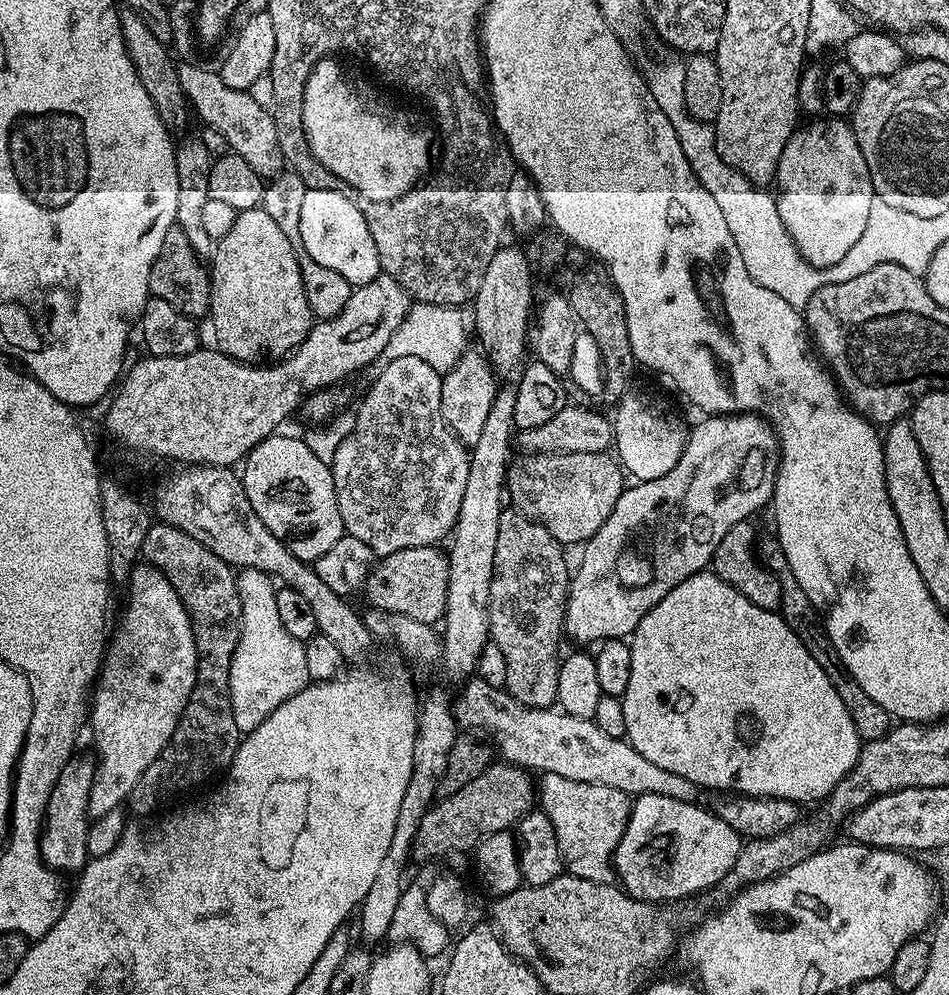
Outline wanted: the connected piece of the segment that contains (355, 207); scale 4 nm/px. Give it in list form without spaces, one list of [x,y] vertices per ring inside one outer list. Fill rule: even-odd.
[[[307,189],[301,214],[302,246],[306,246],[314,262],[338,270],[342,278],[359,286],[381,275],[380,259],[374,238],[370,238],[366,218],[360,213],[359,203],[351,198],[344,192]]]

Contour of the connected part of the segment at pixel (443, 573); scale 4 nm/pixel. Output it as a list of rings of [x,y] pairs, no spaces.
[[[435,545],[406,547],[381,557],[370,569],[362,588],[368,606],[388,613],[400,613],[423,624],[435,625],[446,613],[449,557]]]

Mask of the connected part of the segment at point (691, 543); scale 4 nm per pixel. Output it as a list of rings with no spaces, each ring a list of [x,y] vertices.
[[[709,415],[704,418],[704,421],[697,428],[693,427],[689,431],[688,441],[682,450],[682,458],[676,463],[674,470],[670,470],[670,474],[662,474],[662,478],[641,480],[625,487],[624,492],[618,498],[618,502],[614,502],[614,510],[610,510],[610,518],[606,518],[606,522],[602,522],[600,529],[583,545],[584,557],[581,558],[580,565],[577,568],[575,565],[568,585],[568,605],[564,608],[564,636],[567,639],[577,640],[580,643],[577,645],[580,646],[588,646],[584,644],[592,643],[592,645],[595,645],[602,640],[618,640],[631,637],[638,626],[638,622],[642,622],[644,615],[654,606],[658,606],[658,602],[662,602],[662,598],[666,598],[666,594],[670,594],[670,590],[674,590],[674,586],[686,582],[686,578],[705,571],[711,565],[714,550],[718,550],[718,542],[722,542],[722,538],[726,538],[726,533],[733,526],[738,526],[738,522],[743,520],[752,520],[759,508],[767,509],[769,507],[772,491],[776,485],[776,470],[779,463],[780,453],[778,451],[776,432],[772,429],[772,425],[764,419],[763,415]]]

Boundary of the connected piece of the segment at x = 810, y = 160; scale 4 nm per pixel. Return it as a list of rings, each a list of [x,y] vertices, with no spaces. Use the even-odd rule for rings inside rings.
[[[827,119],[820,120],[817,124],[808,124],[805,128],[804,125],[797,127],[786,142],[786,150],[782,150],[774,181],[774,188],[778,193],[776,209],[789,238],[796,243],[797,248],[833,248],[836,254],[840,254],[854,246],[858,238],[862,238],[862,230],[866,230],[866,222],[870,219],[874,193],[866,158],[852,136],[851,127],[843,119]]]

